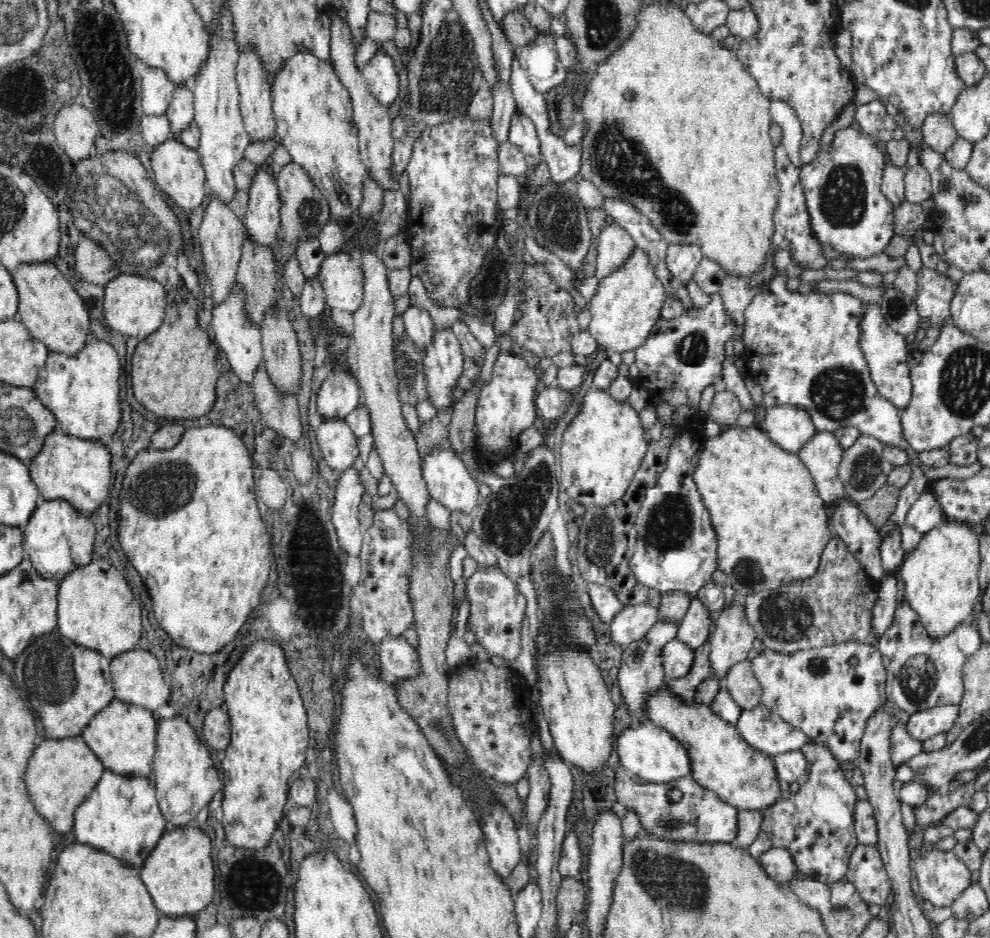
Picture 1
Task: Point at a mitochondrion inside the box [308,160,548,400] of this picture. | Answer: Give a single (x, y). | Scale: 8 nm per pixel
(489, 286)

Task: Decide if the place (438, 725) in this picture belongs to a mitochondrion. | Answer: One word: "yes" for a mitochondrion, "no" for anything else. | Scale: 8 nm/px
yes

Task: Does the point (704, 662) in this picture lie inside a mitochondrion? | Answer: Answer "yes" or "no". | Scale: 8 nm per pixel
no

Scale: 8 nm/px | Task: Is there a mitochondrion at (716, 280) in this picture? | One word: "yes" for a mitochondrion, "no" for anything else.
no

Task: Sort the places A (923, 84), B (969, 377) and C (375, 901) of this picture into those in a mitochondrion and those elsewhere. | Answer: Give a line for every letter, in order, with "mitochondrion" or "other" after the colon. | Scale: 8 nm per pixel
A: other
B: mitochondrion
C: other

